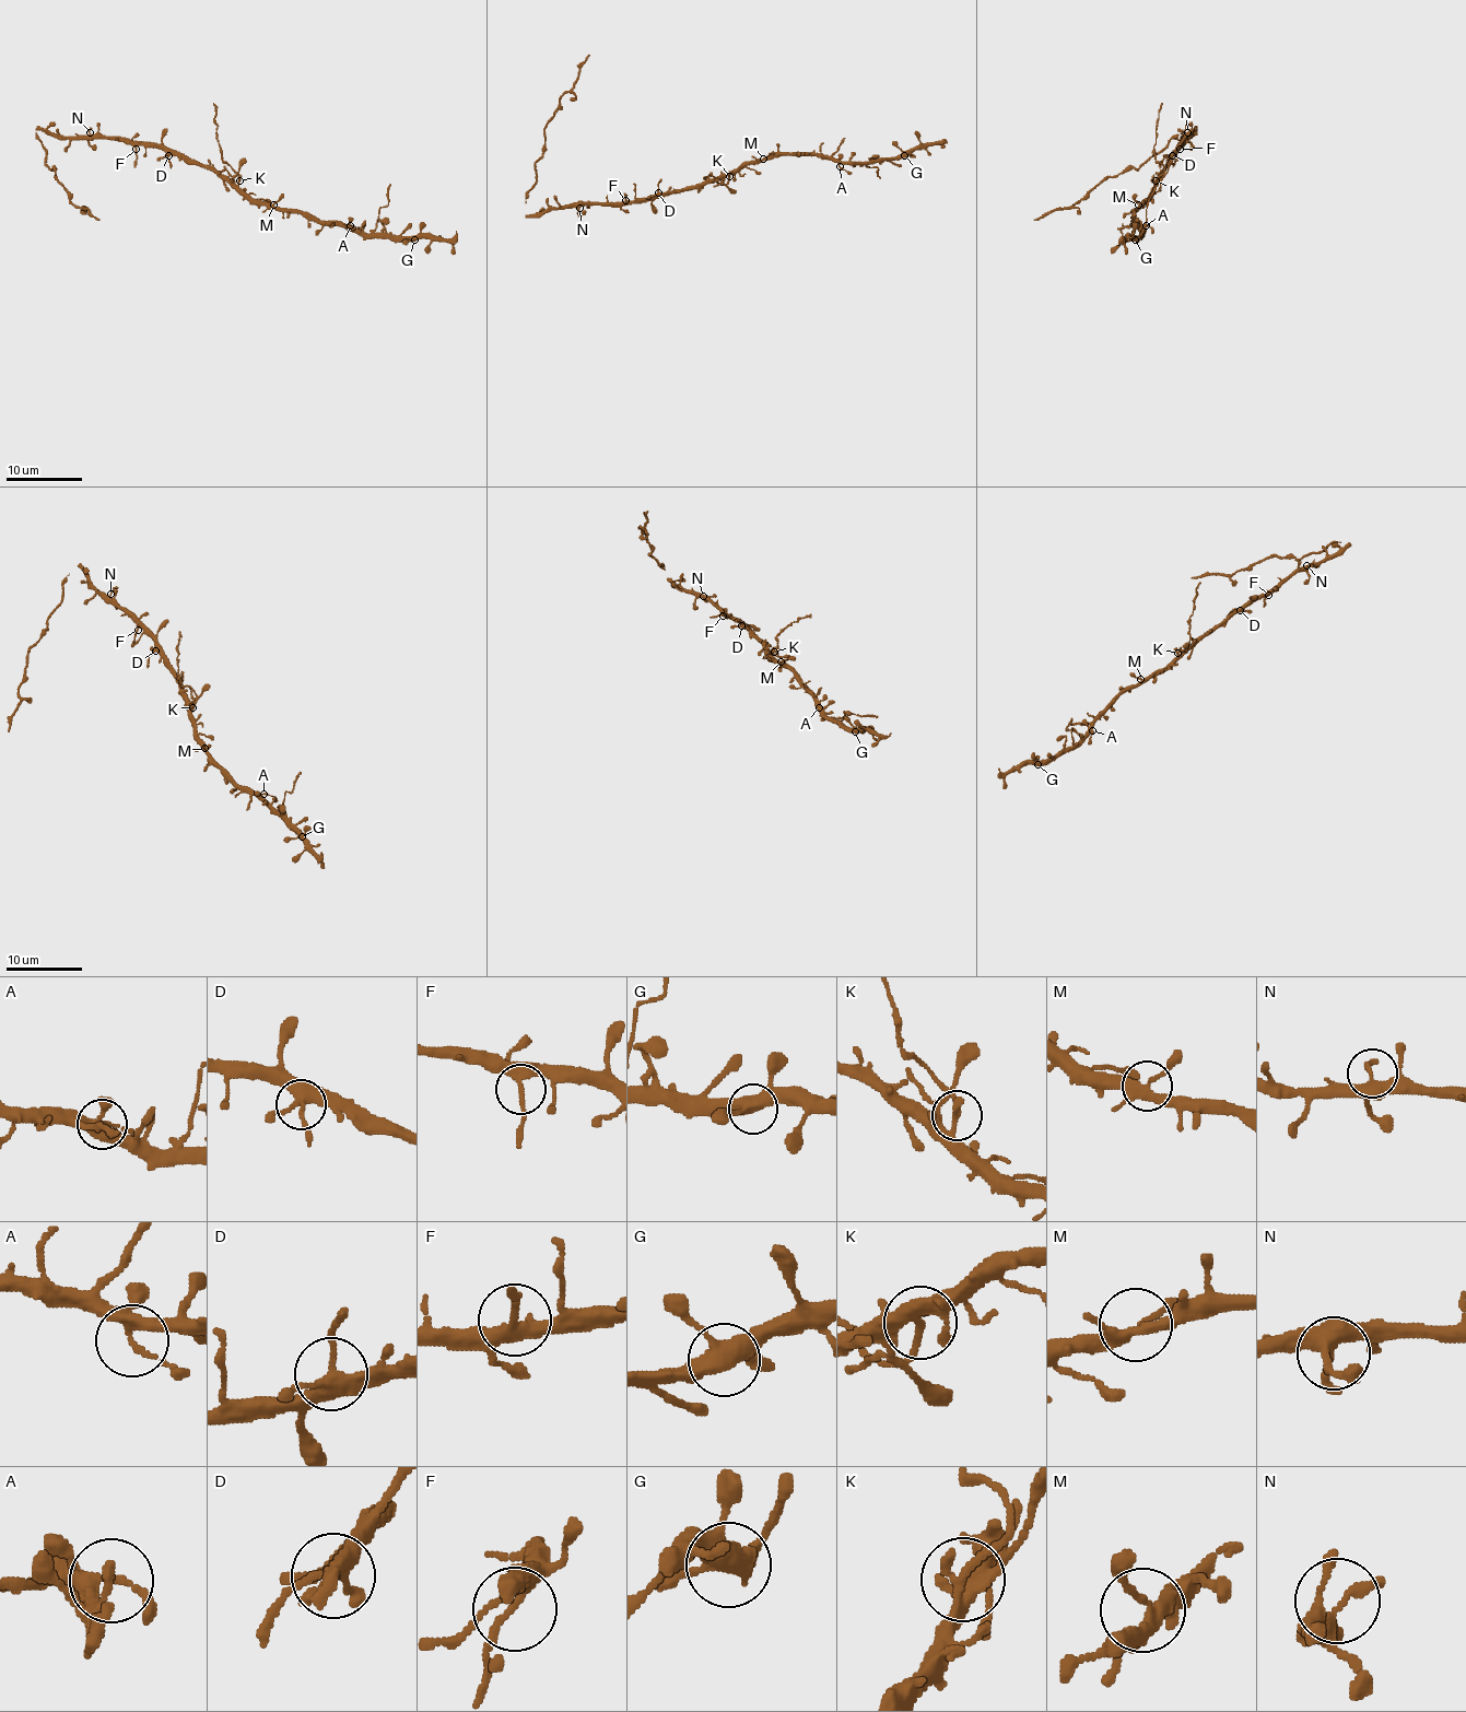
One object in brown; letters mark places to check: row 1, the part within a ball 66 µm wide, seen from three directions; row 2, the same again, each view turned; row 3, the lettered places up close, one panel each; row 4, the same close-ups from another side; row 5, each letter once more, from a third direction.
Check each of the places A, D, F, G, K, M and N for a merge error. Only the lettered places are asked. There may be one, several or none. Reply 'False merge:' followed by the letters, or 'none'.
False merge: K

